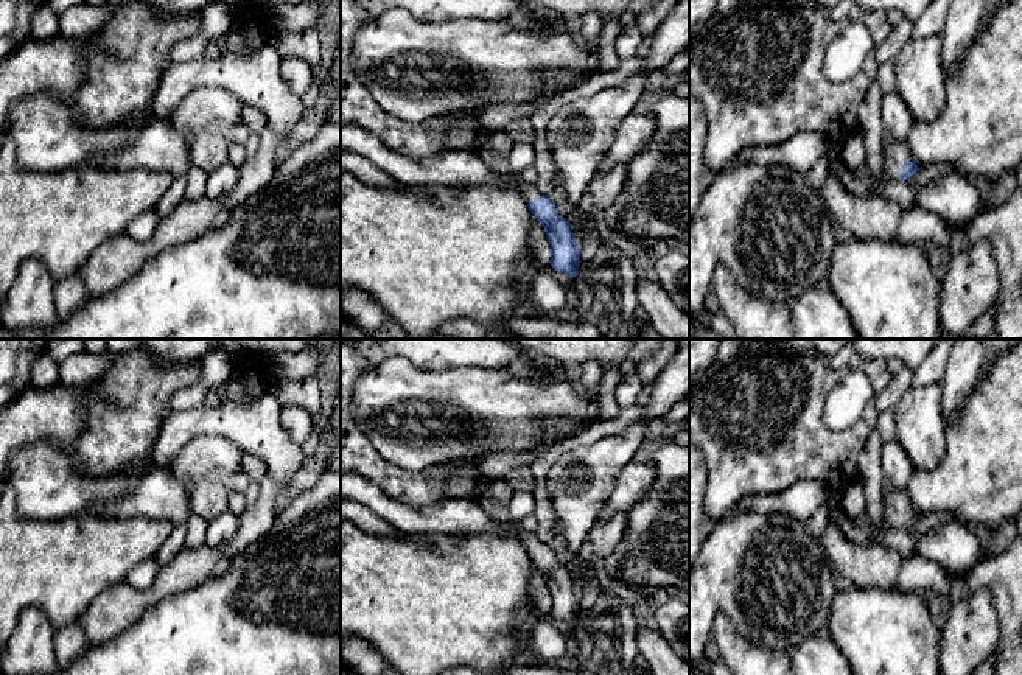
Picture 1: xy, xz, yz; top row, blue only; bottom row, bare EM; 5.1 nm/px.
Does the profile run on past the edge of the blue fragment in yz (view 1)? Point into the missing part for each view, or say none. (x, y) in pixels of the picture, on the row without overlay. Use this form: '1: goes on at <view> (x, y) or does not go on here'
1: goes on at yz (895, 501)

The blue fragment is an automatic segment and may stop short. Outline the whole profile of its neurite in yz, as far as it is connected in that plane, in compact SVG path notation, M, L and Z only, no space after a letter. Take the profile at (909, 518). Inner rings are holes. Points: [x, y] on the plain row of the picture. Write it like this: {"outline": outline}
{"outline": "M887 488L884 493L884 519L891 527L910 529L913 527L919 516L910 505L910 498L907 490Z"}

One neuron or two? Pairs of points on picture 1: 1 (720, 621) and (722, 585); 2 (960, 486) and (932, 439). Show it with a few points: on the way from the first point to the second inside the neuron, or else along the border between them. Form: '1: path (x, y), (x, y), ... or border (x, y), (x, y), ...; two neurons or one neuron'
1: border (714, 615), (724, 613), (747, 638); two neurons
2: border (948, 422), (944, 458), (932, 468), (916, 470); two neurons

